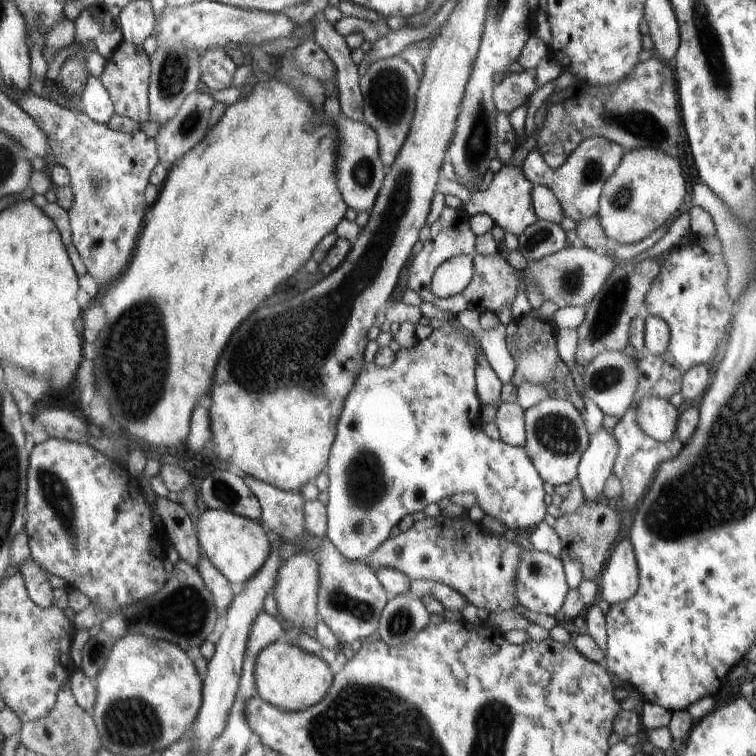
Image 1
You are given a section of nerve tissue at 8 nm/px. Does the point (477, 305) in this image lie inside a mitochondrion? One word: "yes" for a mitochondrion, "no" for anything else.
no

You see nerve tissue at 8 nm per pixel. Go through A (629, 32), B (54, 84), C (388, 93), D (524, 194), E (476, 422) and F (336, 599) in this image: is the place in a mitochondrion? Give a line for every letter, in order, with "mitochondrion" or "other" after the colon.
A: other
B: other
C: mitochondrion
D: other
E: other
F: mitochondrion

